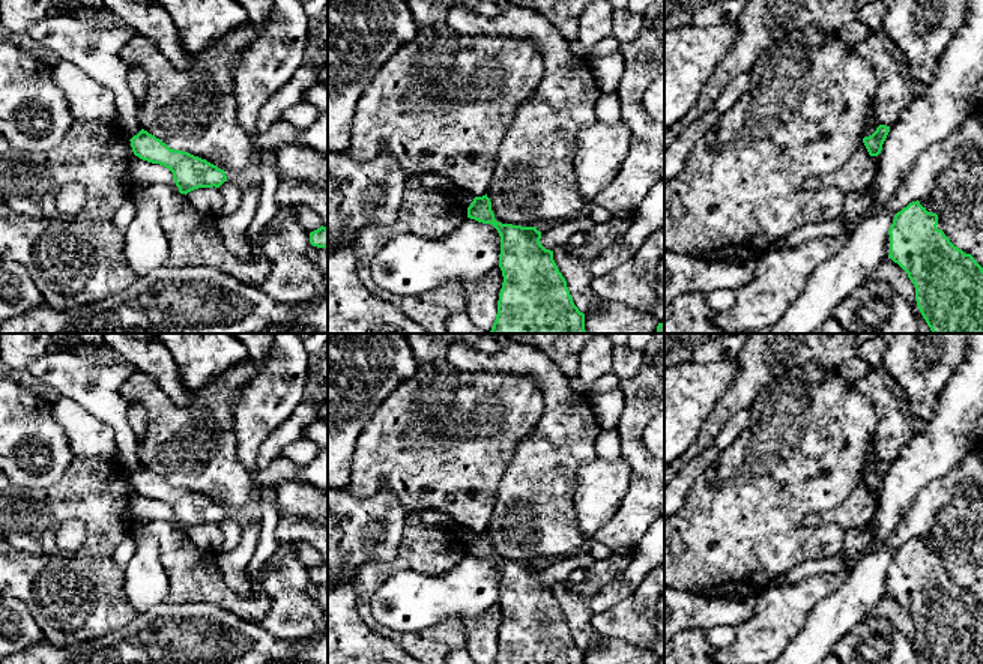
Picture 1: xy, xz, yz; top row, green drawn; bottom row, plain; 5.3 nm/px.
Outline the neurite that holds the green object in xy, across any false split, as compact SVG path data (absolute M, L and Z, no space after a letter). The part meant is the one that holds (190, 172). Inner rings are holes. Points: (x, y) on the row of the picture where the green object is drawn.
M144 129L129 141L135 156L152 164L164 165L173 173L180 194L186 195L198 188L219 188L227 180L224 170L188 152L170 149Z

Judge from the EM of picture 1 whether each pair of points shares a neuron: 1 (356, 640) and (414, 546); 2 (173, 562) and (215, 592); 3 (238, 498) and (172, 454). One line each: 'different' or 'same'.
1: different
2: same
3: same

